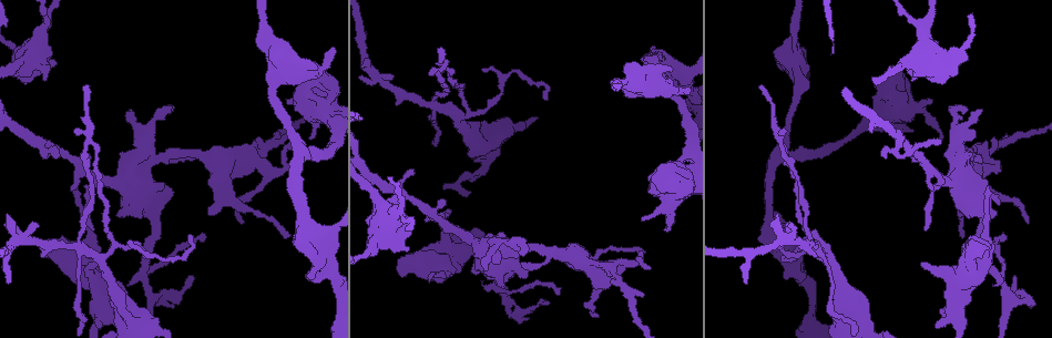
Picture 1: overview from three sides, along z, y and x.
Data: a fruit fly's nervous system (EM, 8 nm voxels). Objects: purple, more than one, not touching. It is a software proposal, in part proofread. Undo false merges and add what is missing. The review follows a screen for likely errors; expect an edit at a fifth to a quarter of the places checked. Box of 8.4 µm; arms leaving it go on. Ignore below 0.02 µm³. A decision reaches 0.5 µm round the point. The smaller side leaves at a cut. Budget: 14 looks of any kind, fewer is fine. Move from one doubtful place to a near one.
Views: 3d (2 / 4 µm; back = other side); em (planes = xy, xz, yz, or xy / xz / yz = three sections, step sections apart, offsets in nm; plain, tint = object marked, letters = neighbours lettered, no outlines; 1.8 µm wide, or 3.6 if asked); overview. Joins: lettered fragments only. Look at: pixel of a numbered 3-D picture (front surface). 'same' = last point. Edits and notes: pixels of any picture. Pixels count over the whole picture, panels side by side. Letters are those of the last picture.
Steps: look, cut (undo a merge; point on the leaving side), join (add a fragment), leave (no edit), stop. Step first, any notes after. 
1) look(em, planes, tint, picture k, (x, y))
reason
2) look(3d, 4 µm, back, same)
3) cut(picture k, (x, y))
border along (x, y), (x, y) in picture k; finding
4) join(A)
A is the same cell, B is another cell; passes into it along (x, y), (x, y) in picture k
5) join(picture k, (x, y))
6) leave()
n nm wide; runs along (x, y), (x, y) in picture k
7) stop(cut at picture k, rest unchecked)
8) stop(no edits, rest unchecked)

look(3d, 4 µm, picture 1, (664, 182))
free end

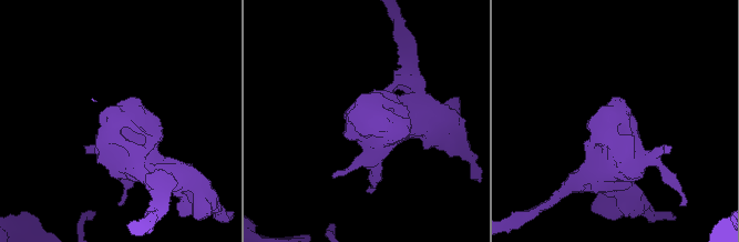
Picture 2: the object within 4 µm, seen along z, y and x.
look(em, xz, step 16, letters, picture 2, (118, 105))

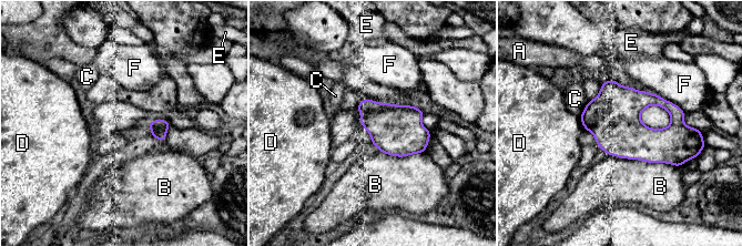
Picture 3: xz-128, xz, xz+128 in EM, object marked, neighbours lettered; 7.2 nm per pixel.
look(em, planes, letters, same)

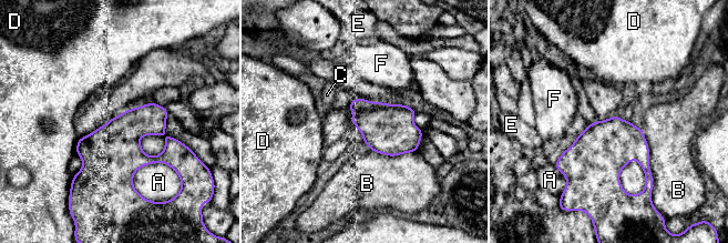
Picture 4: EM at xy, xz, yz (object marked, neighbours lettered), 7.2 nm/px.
leave()
A, B, C, D, E and F are other cells; border along (641, 128), (648, 145), (652, 190) in picture 4; no lettered fragment goes on from it

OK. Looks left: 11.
look(em, xy, step 16, tint, picture 1, (641, 86))
sharp bend

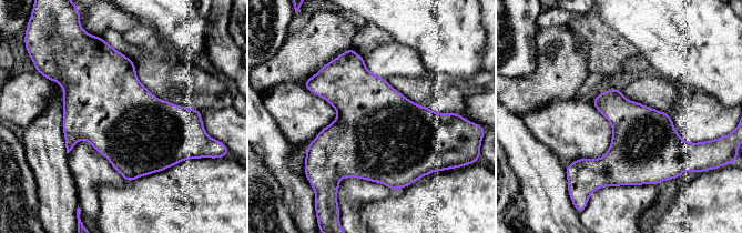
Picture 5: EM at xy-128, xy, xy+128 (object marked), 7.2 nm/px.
look(em, planes, letters, same)

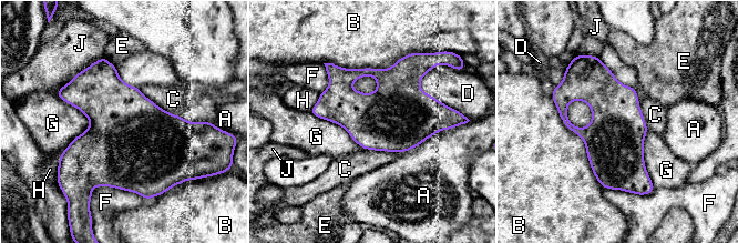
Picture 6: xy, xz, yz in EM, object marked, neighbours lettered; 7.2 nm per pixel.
leave()
420 nm wide; A, B, C, D, E, F, G, H and J are other cells; continuous, no second neuron

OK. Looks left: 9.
look(3d, 4 µm, picture 1, (301, 154))
arms part here

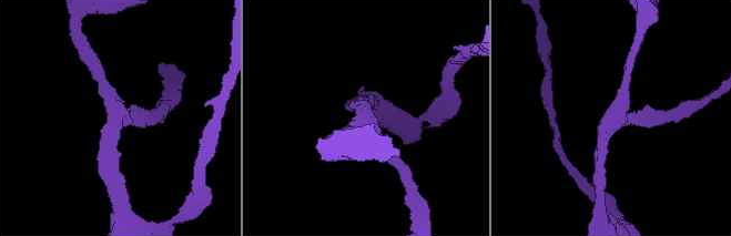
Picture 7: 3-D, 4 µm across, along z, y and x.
look(em, xz, step 16, tint, picture 7, (118, 117))

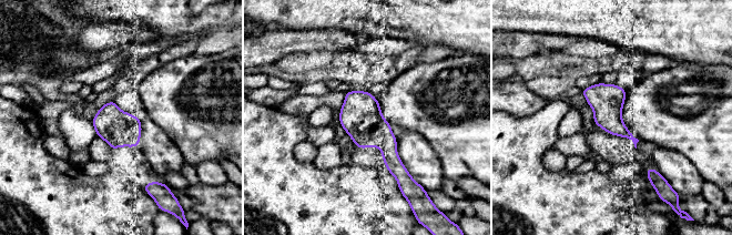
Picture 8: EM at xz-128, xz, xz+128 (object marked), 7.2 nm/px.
look(em, planes, letters, same)

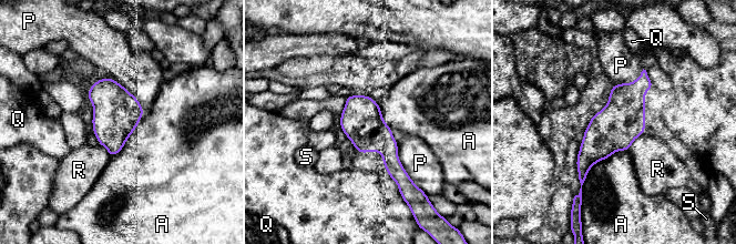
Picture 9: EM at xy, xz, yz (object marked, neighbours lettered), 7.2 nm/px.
leave()
A, P, Q, R and S are other cells; runs along (644, 74), (582, 178) in picture 9; all the same neuron

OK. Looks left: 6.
look(em, planes, letters, picture 1, (623, 265))
sudden change in width

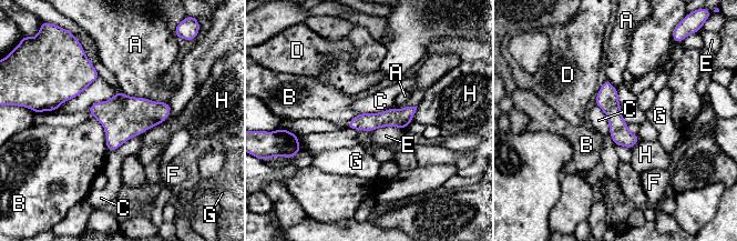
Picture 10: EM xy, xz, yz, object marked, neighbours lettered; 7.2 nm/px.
leave()
A, B, C, D, E, F, G and H are other cells; runs along (606, 83), (618, 132), (630, 144) in picture 10; continuous, no second neuron

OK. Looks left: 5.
look(em, 3.6 µm, yz, step 8, tint, picture 1, (96, 264))
thin end

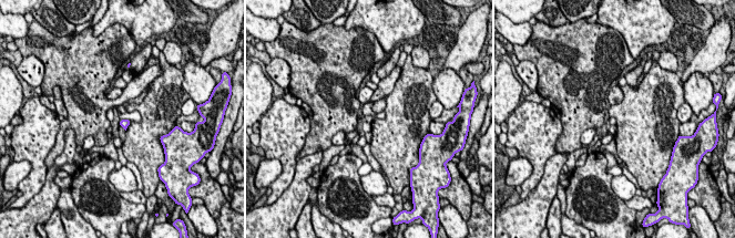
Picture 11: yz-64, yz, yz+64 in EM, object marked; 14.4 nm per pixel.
look(em, 3.6 µm, planes, letters, same)
another direction

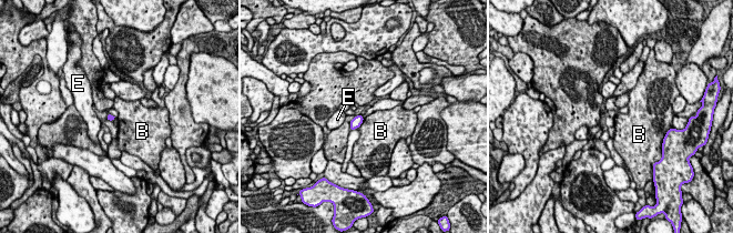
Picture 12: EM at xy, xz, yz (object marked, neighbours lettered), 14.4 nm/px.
leave()
B and E are other cells; border along (364, 118), (357, 128) in picture 12; no lettered fragment goes on from it

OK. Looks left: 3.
look(em, xz, step 4, letters, picture 1, (407, 250))
branch stops here

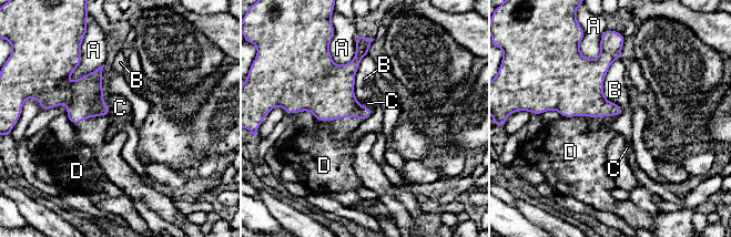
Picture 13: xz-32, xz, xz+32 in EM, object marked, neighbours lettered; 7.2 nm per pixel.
leave()
A, B, C and D are other cells; border along (615, 59), (603, 95), (622, 109) in picture 13; no lettered fragment goes on from it

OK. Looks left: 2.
stop(no edits, rest unchecked)

